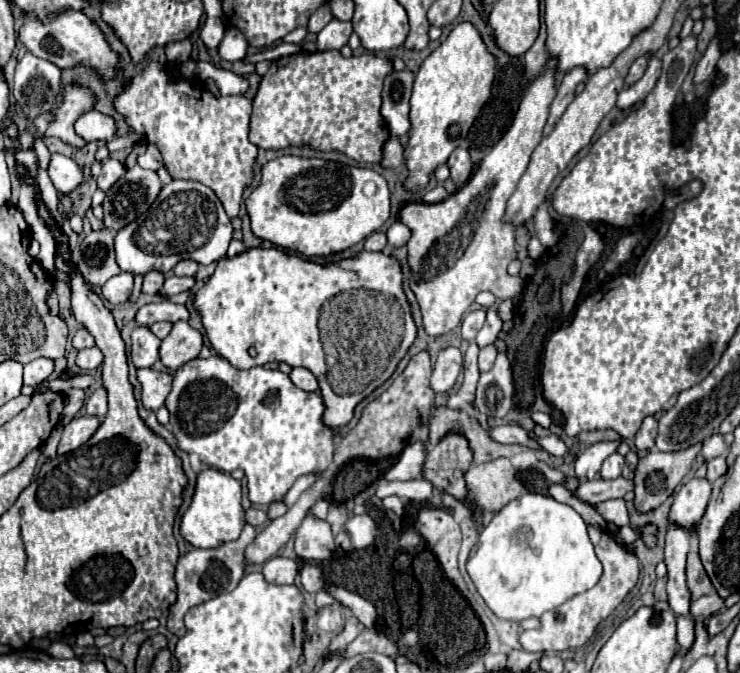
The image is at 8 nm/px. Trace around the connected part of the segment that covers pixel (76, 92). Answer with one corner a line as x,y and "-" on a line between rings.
78,83
62,87
60,105
54,111
54,117
46,129
46,135
58,137
66,145
72,145
76,149
84,149
88,145
88,141
84,141
74,131
74,123
80,115
94,111
94,109
96,109
96,95
90,89
86,89

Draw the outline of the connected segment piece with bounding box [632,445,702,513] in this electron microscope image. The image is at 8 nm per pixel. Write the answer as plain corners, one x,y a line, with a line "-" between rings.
692,445
692,449
684,449
684,451
676,451
676,453
662,453
662,451
650,451
648,455
644,455
634,471
634,507
638,513
648,513
658,509
676,489
676,485
680,485
680,481
684,479
684,475
690,471
692,461
696,459
696,455
700,453
702,445

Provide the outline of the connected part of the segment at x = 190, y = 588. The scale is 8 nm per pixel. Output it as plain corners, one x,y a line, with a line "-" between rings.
246,523
246,527
242,529
242,535
236,541
224,543
214,549
192,549
184,557
180,557
180,561
176,565
178,595
176,595
176,601
168,609
168,629
174,635
178,635
178,637
184,635
184,615
192,605
198,605
198,603
204,603
204,601
216,597
220,589
222,589
222,593
226,593
238,585
238,581
244,577
246,567
248,567
244,551
254,537
256,537
256,529

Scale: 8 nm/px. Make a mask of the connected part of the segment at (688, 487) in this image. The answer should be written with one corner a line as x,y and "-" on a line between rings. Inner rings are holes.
706,479
688,481
674,497
674,503
668,513
668,525
678,525
686,529
688,535
692,535
698,529
700,519
706,513
710,489
712,487

